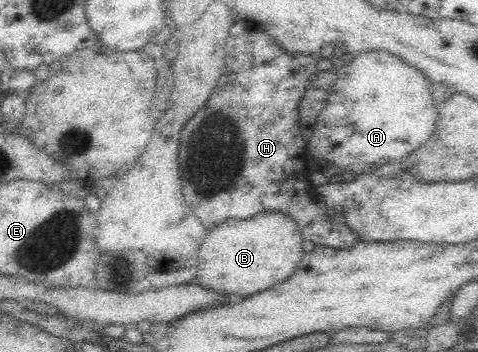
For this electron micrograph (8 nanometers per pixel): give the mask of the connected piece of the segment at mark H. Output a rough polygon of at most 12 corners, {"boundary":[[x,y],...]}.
{"boundary":[[235,22],[181,132],[206,228],[280,210],[305,240],[357,235],[313,193],[297,109],[315,56]]}

